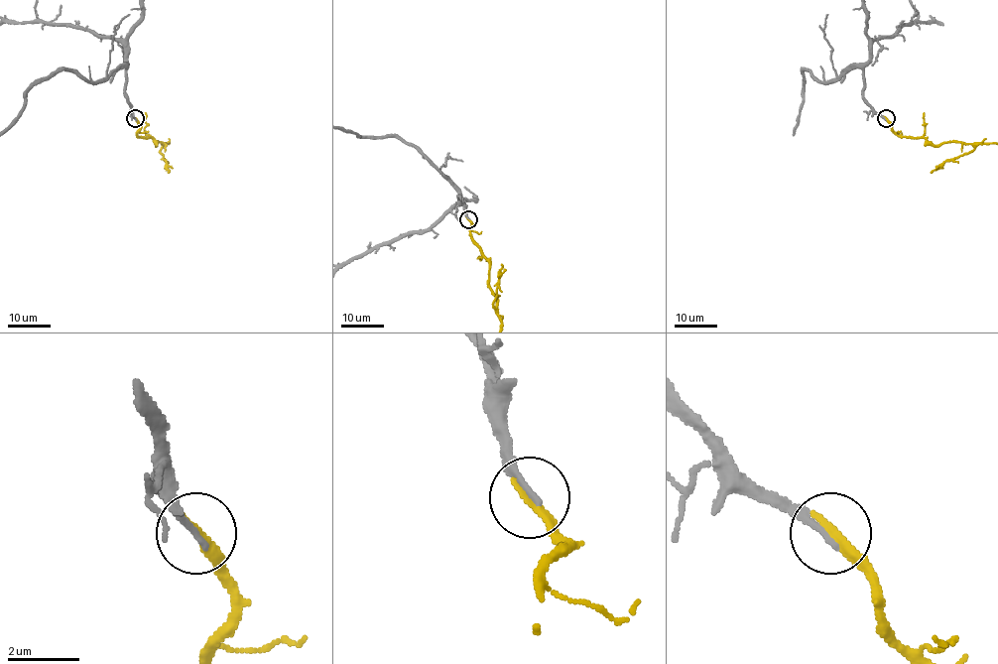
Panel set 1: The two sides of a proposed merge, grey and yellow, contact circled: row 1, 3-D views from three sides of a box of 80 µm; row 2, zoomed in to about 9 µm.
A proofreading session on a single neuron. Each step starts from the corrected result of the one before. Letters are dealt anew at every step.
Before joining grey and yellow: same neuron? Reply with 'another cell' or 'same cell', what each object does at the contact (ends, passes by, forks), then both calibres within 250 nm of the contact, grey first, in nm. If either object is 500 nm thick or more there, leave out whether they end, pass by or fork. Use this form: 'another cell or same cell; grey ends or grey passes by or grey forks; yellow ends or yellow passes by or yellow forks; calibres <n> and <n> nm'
same cell; grey ends; yellow ends; calibres 190 and 320 nm

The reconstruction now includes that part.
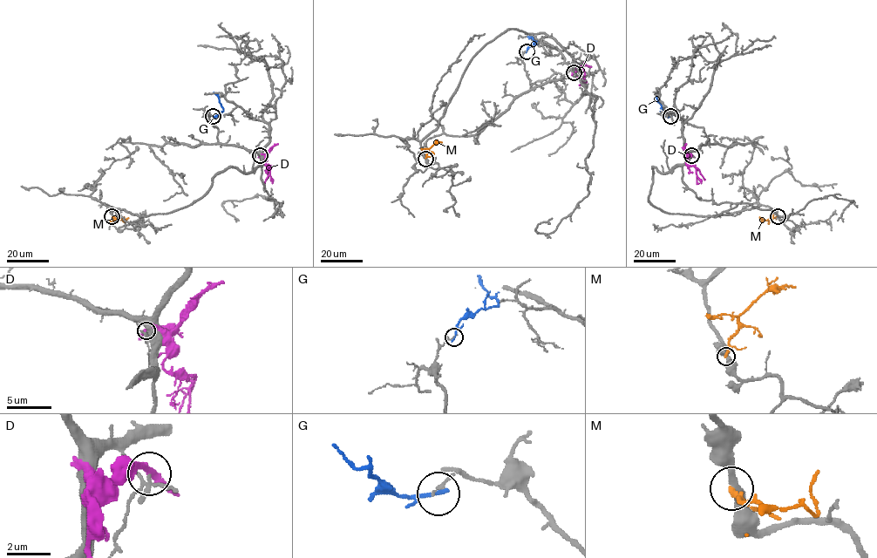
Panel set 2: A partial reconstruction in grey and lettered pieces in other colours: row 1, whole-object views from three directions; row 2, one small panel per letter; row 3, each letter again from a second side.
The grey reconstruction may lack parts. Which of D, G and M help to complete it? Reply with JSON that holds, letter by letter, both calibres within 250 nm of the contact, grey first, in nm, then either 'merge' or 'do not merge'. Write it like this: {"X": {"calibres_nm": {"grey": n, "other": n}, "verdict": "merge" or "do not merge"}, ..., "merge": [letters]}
{"D": {"calibres_nm": {"grey": 110, "other": 260}, "verdict": "do not merge"}, "G": {"calibres_nm": {"grey": 130, "other": 180}, "verdict": "do not merge"}, "M": {"calibres_nm": {"grey": 280, "other": 260}, "verdict": "do not merge"}, "merge": []}

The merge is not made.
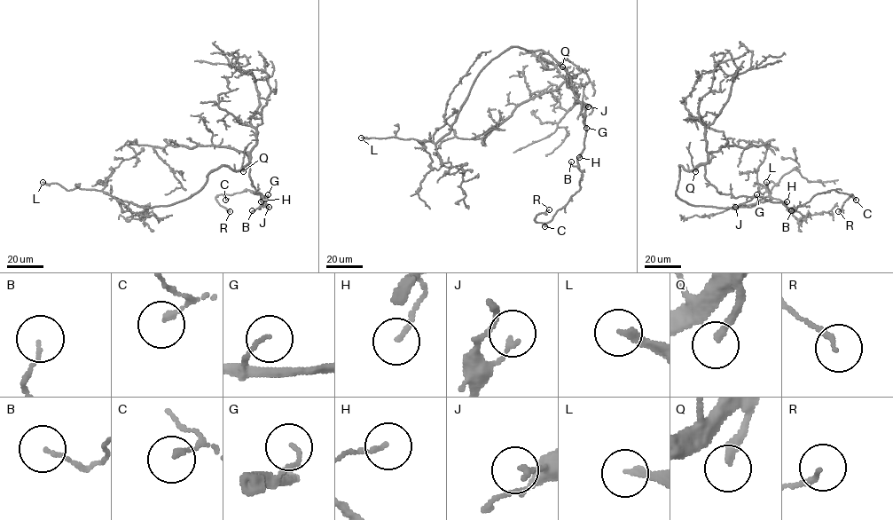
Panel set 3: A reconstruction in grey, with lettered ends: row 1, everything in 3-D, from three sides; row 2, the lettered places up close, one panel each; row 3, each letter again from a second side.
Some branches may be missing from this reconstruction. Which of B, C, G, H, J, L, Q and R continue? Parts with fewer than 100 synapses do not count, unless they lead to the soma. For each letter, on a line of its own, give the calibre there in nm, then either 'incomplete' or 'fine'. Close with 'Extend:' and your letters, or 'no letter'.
B: 90 nm | fine
C: 160 nm | fine
G: 110 nm | fine
H: 130 nm | fine
J: 160 nm | fine
L: 180 nm | incomplete
Q: 240 nm | incomplete
R: 150 nm | fine
Extend: L, Q

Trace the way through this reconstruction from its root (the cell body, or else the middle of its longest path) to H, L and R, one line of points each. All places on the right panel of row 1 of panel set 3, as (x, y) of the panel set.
H: (679, 171), (679, 165), (693, 170), (703, 165), (705, 178), (721, 193), (787, 201)
L: (679, 171), (676, 194), (695, 206), (733, 208), (770, 200), (771, 198), (770, 191), (766, 189), (766, 182)
R: (679, 171), (703, 165), (721, 193), (789, 208), (832, 190), (852, 194), (838, 211)

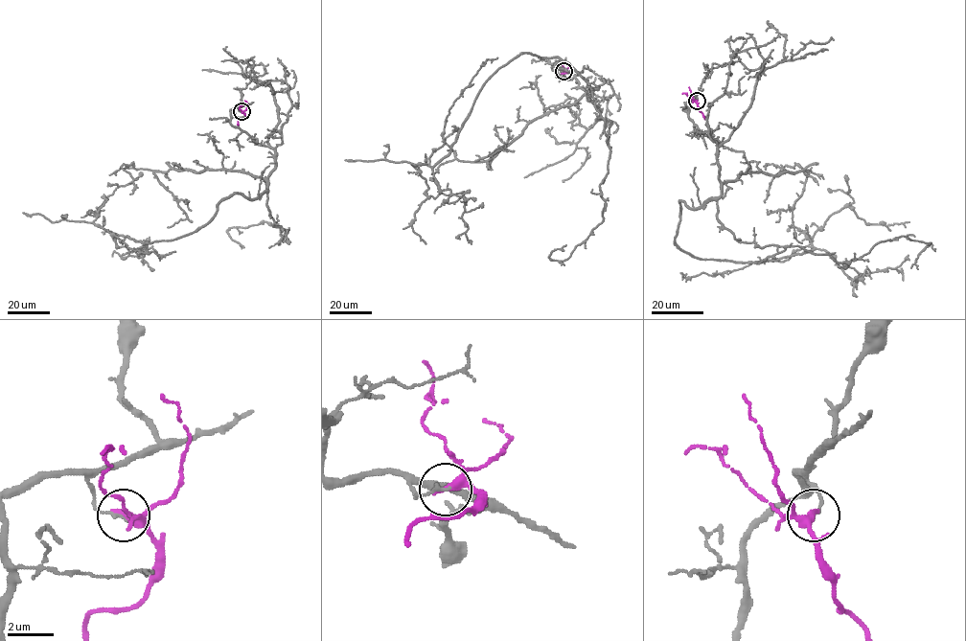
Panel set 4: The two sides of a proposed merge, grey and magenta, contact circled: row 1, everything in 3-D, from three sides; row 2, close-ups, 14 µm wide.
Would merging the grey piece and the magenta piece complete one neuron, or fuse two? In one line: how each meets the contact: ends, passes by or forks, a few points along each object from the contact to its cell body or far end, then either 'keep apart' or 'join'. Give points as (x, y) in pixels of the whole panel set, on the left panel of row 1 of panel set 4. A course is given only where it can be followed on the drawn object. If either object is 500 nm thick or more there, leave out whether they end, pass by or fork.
grey ends there; magenta passes by; grey runs (241, 111), (230, 124), (274, 150), (267, 190), (225, 197), (170, 240), (107, 230), (175, 251); magenta runs (241, 111), (244, 117), (238, 121), (238, 126); keep apart

